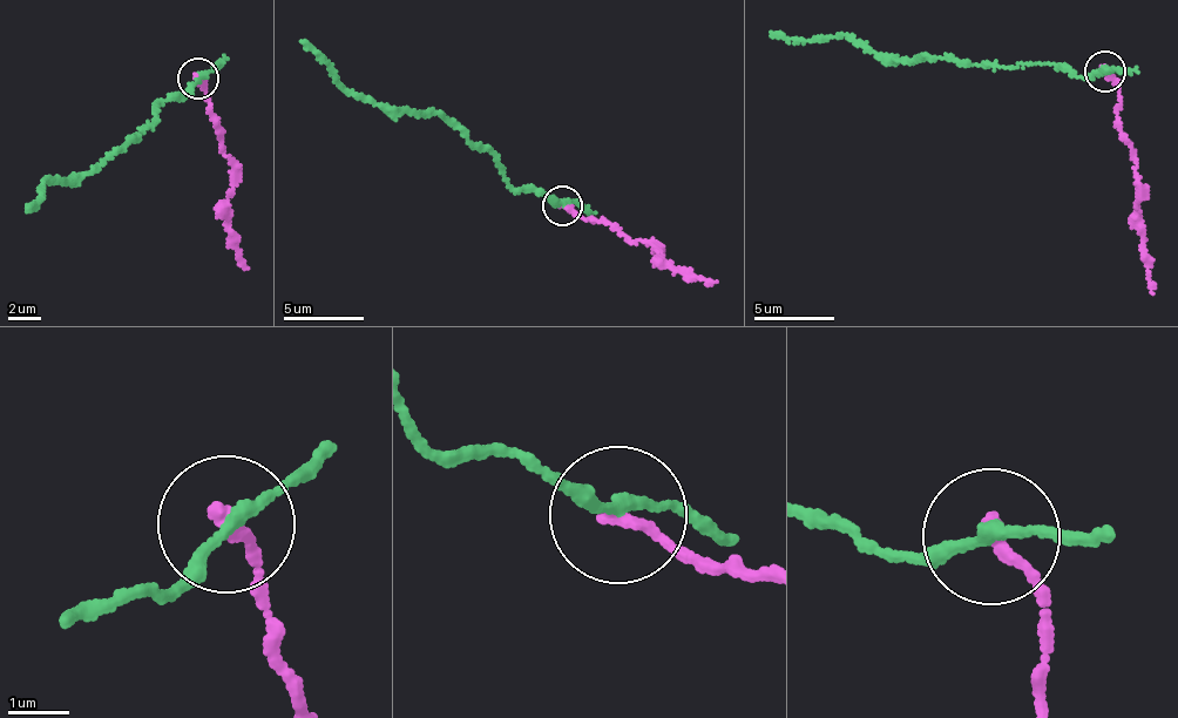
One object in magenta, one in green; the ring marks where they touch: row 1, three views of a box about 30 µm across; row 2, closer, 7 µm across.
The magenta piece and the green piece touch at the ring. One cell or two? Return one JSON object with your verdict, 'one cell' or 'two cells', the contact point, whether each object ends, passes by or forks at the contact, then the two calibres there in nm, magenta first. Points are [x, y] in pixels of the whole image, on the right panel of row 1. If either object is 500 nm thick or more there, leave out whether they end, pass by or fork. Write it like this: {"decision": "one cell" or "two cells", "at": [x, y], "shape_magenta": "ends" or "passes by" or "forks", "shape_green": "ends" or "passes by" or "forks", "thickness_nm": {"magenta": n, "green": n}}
{"decision": "two cells", "at": [1104, 72], "shape_magenta": "ends", "shape_green": "passes by", "thickness_nm": {"magenta": 220, "green": 180}}

